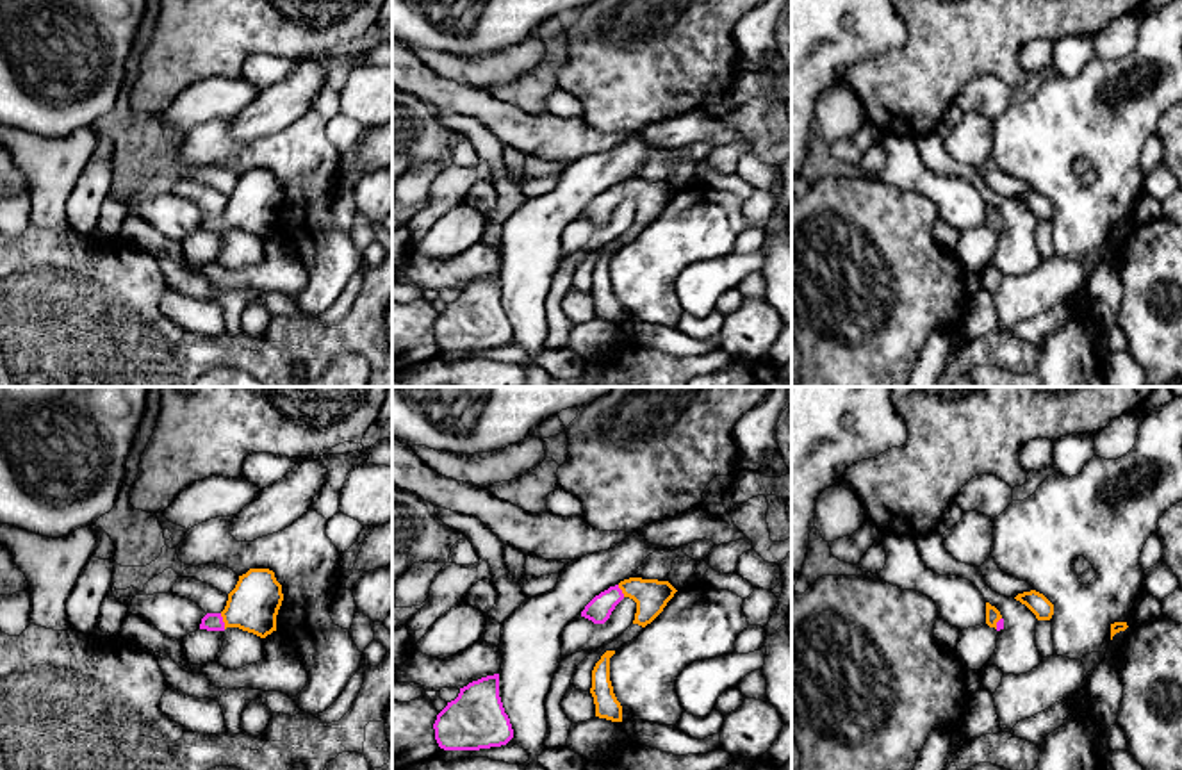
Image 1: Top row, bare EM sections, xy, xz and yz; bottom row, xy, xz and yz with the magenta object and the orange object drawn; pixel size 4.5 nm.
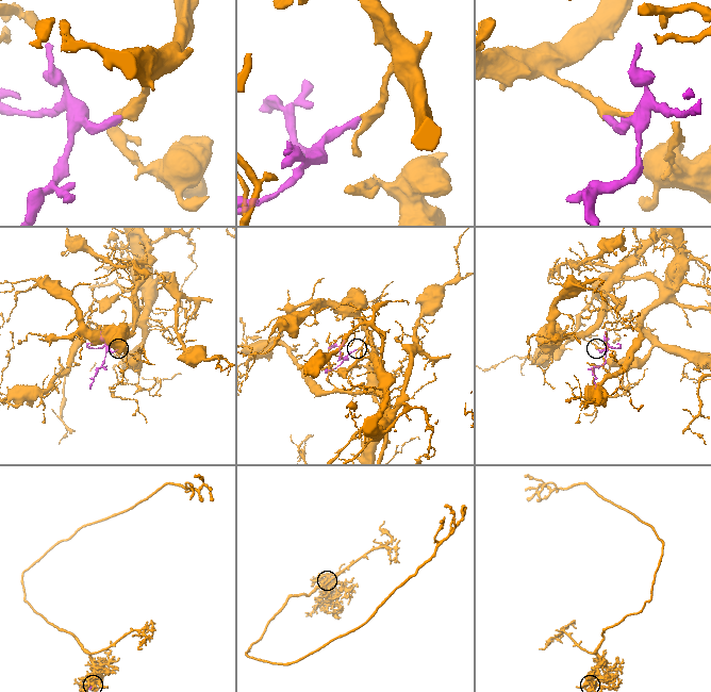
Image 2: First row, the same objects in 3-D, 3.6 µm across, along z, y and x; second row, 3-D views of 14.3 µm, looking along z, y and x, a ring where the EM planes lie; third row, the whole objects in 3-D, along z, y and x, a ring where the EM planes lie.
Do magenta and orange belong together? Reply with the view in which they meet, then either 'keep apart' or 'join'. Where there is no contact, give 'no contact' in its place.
xy | join

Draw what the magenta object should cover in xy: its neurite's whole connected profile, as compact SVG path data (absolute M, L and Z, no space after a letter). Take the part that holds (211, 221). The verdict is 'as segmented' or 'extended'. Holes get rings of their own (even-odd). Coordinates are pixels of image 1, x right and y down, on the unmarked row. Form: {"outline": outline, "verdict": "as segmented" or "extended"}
{"outline": "M250 169L239 176L235 189L228 194L221 214L207 214L200 230L225 232L239 228L266 239L276 232L276 216L282 207L282 185L269 169Z", "verdict": "extended"}

